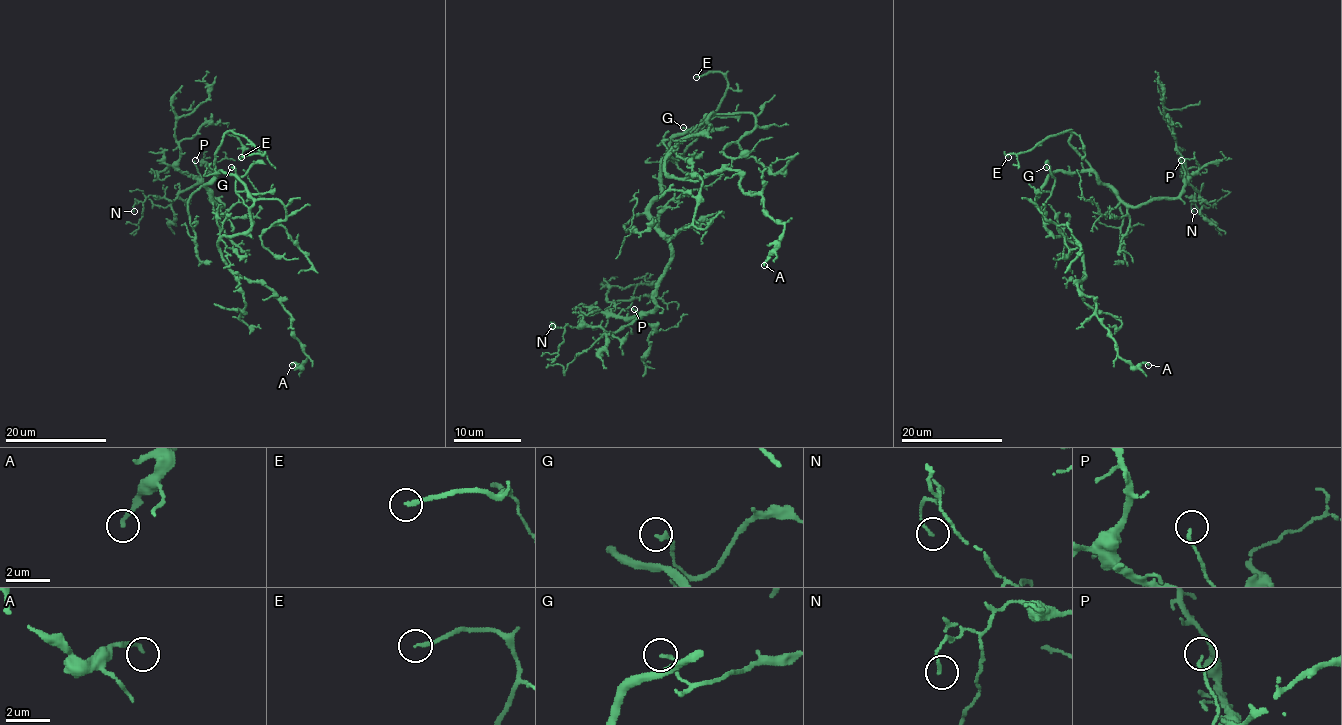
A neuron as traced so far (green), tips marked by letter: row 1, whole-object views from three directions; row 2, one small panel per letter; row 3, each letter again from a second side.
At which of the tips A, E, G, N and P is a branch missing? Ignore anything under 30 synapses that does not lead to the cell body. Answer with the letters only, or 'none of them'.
E

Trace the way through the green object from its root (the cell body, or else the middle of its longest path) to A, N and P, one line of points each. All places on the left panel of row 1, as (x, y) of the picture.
A: (230, 174), (253, 201), (250, 227), (222, 236), (219, 249), (291, 317), (307, 356), (292, 365)
N: (230, 174), (215, 170), (206, 184), (222, 206), (196, 183), (171, 201), (149, 194), (134, 211)
P: (230, 174), (215, 170), (206, 184), (209, 196), (220, 206), (217, 200), (210, 198), (211, 192), (195, 160)

